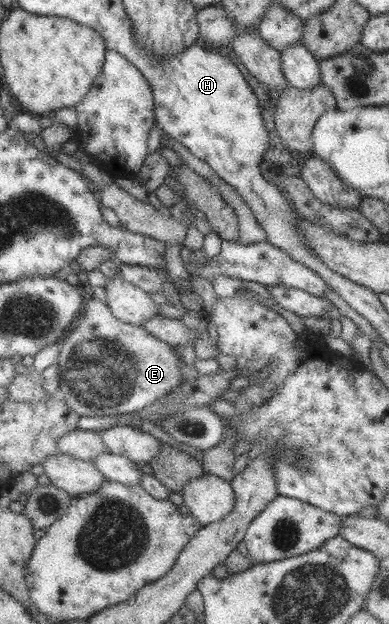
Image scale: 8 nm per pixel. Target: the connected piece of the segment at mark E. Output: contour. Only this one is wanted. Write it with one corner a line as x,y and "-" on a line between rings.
89,297
81,315
62,339
58,359
60,396
81,416
114,416
141,411
185,381
180,361
172,345
158,340
142,326
117,319
106,303

